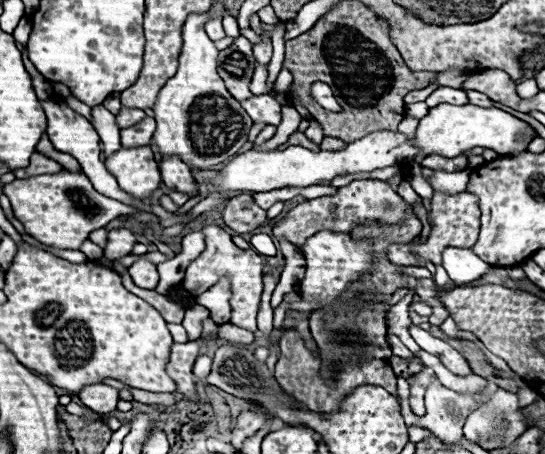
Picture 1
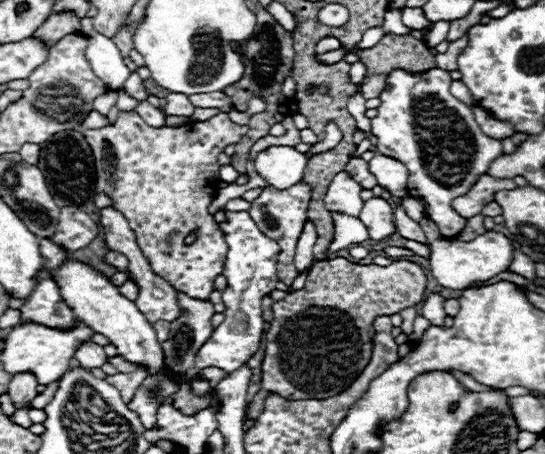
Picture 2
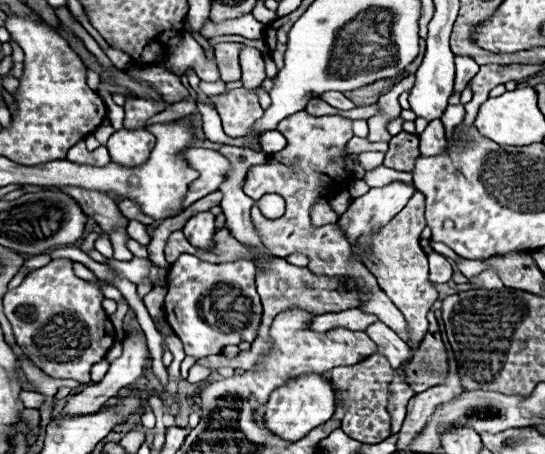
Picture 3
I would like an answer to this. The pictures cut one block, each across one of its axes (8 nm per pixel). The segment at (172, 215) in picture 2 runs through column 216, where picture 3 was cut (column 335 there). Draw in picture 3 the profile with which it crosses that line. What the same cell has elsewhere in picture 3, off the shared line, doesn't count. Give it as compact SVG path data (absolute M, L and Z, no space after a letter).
M300 110L288 118L284 118L278 128L288 140L288 146L272 154L272 158L262 164L262 166L252 166L248 172L248 180L244 186L244 192L258 202L264 194L280 194L286 200L286 212L284 216L276 220L268 220L258 206L252 206L252 220L258 228L258 234L262 238L262 244L278 258L286 258L292 252L304 252L308 254L308 268L314 274L320 276L352 276L352 278L362 278L368 288L370 288L370 298L360 304L362 310L376 314L380 322L388 324L402 340L412 344L410 340L410 328L408 322L404 320L402 312L392 304L392 300L376 286L376 278L356 260L352 260L352 250L344 234L340 234L340 228L336 224L326 224L320 228L310 226L310 208L314 204L314 198L320 196L322 190L326 190L326 196L330 198L332 194L350 188L352 184L352 174L344 168L344 158L342 152L346 148L346 142L354 136L352 132L352 120L344 116L312 116L306 110Z

